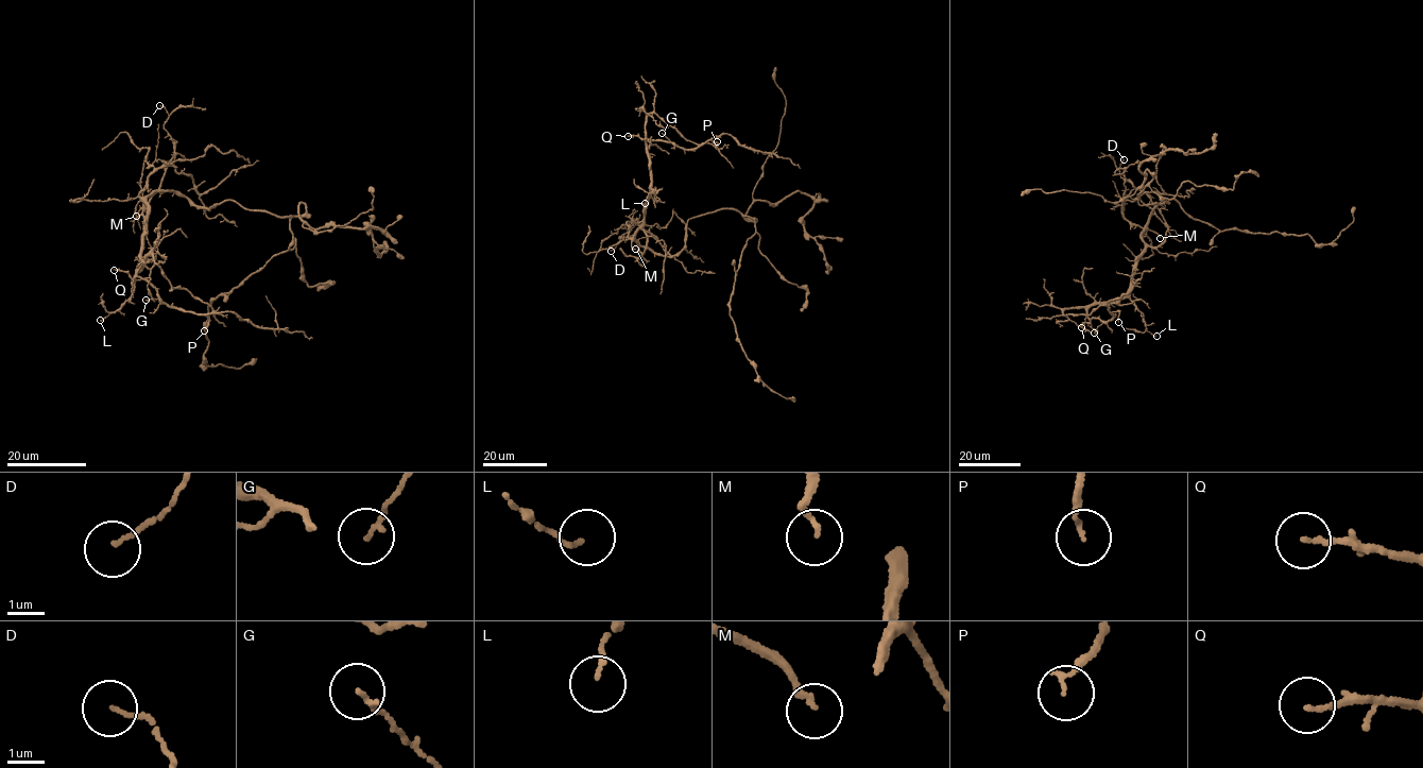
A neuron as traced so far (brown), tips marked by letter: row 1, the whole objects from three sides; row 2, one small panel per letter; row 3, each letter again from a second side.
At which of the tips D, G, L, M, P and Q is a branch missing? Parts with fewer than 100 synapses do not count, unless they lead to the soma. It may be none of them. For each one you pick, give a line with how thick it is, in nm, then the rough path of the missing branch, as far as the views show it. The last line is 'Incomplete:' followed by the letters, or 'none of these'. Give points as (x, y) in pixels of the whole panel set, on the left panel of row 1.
M: 110 nm thick
Incomplete: M

